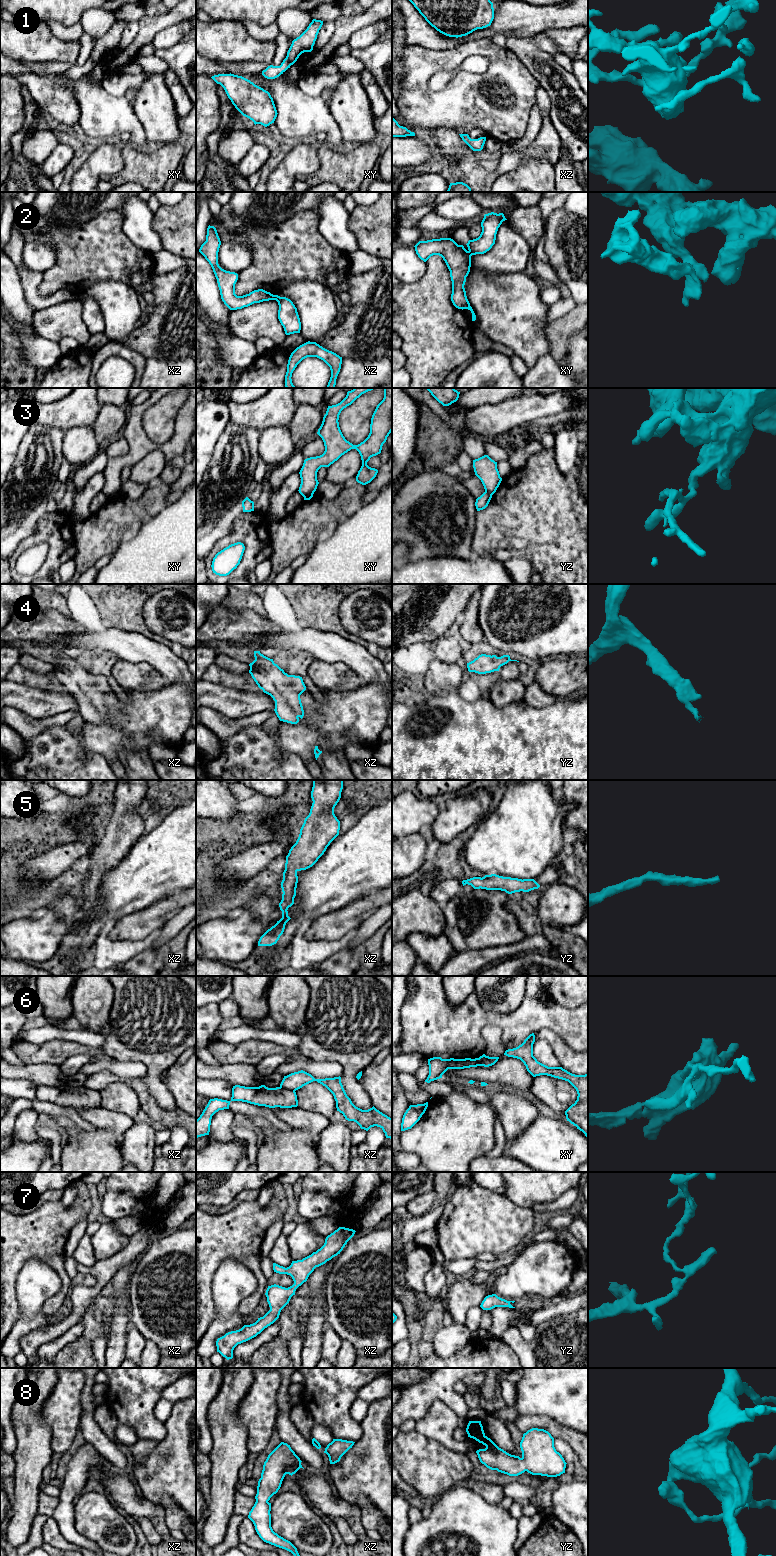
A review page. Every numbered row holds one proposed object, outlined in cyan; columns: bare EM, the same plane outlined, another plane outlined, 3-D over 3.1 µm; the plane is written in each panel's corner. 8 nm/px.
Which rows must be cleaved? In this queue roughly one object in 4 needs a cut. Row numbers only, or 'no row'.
2, 3, 6

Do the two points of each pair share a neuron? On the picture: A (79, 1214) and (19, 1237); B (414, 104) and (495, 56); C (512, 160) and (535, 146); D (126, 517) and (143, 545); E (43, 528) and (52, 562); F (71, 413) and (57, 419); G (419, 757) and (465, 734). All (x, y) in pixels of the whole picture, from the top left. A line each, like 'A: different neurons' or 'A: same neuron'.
A: same neuron
B: same neuron
C: same neuron
D: different neurons
E: same neuron
F: same neuron
G: same neuron

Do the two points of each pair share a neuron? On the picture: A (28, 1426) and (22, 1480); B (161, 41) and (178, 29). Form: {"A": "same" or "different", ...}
{"A": "same", "B": "same"}

